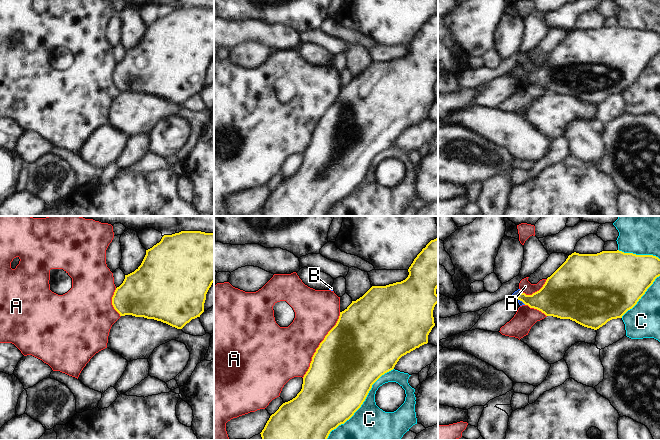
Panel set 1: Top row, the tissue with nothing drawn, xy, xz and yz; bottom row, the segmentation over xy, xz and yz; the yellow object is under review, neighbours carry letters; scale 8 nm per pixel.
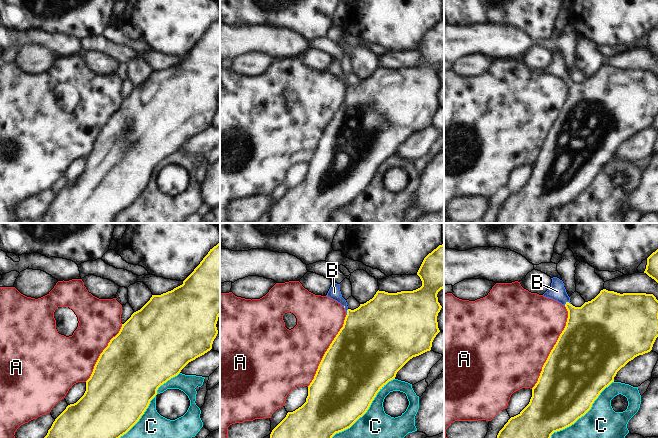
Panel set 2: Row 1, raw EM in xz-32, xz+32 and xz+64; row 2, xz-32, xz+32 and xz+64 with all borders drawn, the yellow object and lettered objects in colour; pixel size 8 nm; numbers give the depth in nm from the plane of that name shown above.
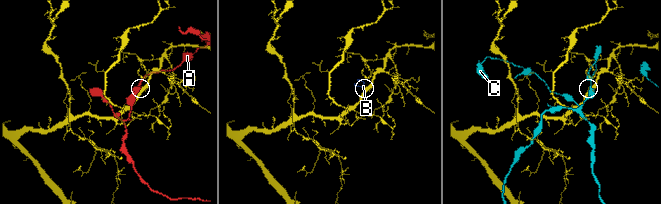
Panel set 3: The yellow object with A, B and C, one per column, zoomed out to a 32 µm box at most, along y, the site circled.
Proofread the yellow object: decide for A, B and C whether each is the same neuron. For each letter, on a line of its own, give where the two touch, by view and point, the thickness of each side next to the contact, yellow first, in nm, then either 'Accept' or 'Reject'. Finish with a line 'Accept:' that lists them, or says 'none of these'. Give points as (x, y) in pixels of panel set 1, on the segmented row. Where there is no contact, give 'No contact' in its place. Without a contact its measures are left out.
A: Touches yellow at xz (319, 345). Thickness 500 nm (yellow) against 380 nm. Reject
B: Touches yellow at yz (518, 299). Thickness 220 nm (yellow) against 50 nm. Accept
C: Touches yellow at xz (362, 403). Thickness 500 nm (yellow) against 400 nm. Reject
Accept: B.

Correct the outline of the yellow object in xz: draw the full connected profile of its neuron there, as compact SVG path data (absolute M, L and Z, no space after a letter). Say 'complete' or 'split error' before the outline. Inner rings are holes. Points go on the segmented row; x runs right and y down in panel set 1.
complete; M438 237L422 249L408 272L408 277L401 282L372 286L340 312L336 325L312 357L310 367L303 377L301 391L270 416L260 433L261 440L327 440L332 430L344 424L361 407L372 385L382 375L393 370L402 356L428 343L428 335L435 326L433 310L438 303Z

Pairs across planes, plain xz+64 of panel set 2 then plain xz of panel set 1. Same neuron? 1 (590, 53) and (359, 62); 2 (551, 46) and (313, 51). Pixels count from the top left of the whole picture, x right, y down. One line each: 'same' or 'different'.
1: same
2: different

